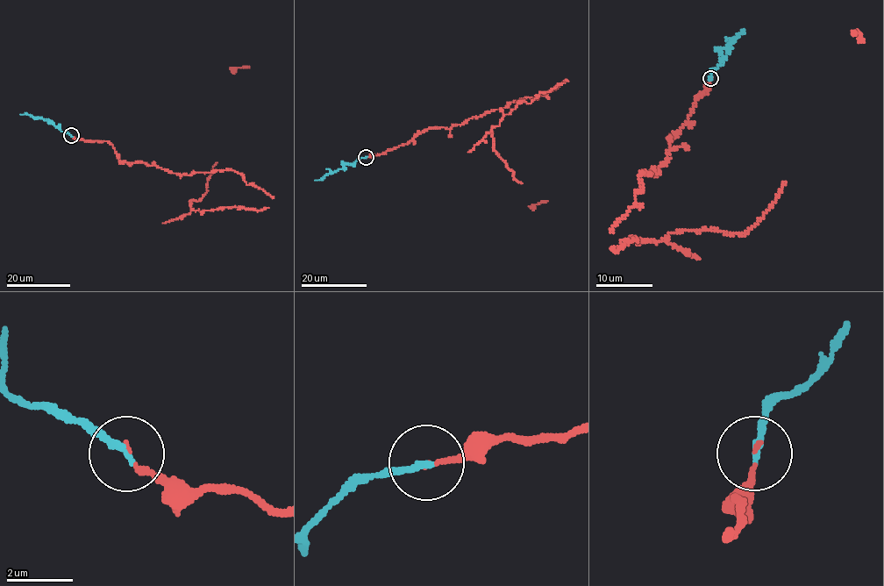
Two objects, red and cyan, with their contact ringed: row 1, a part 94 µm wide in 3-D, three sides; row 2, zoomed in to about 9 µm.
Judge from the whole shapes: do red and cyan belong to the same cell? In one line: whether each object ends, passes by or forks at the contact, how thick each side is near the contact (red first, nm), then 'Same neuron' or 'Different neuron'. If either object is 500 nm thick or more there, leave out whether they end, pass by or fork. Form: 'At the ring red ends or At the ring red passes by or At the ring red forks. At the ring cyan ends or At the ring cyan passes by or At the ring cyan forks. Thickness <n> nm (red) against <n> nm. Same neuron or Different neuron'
At the ring red ends. At the ring cyan ends. Thickness 140 nm (red) against 200 nm. Same neuron

